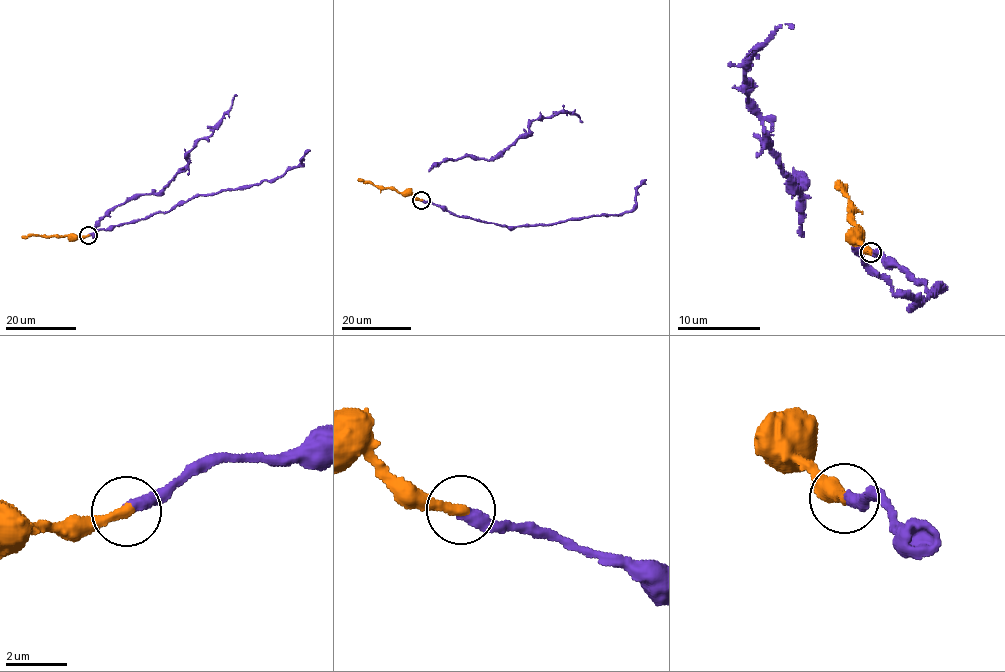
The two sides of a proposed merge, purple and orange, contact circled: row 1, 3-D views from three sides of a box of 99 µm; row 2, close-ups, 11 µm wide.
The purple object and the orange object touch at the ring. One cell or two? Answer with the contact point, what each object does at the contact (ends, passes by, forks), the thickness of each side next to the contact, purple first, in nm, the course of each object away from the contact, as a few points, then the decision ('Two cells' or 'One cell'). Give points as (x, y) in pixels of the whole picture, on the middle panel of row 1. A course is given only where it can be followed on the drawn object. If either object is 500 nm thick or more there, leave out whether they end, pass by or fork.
Place: (421, 200). At the ring purple ends. At the ring orange ends. Thickness 380 nm (purple) against 340 nm. Course of purple: (422, 200), (439, 205), (457, 216), (508, 227), (547, 225), (630, 212), (636, 204), (636, 190), (646, 179). Course of orange: (422, 200), (358, 178). One cell

